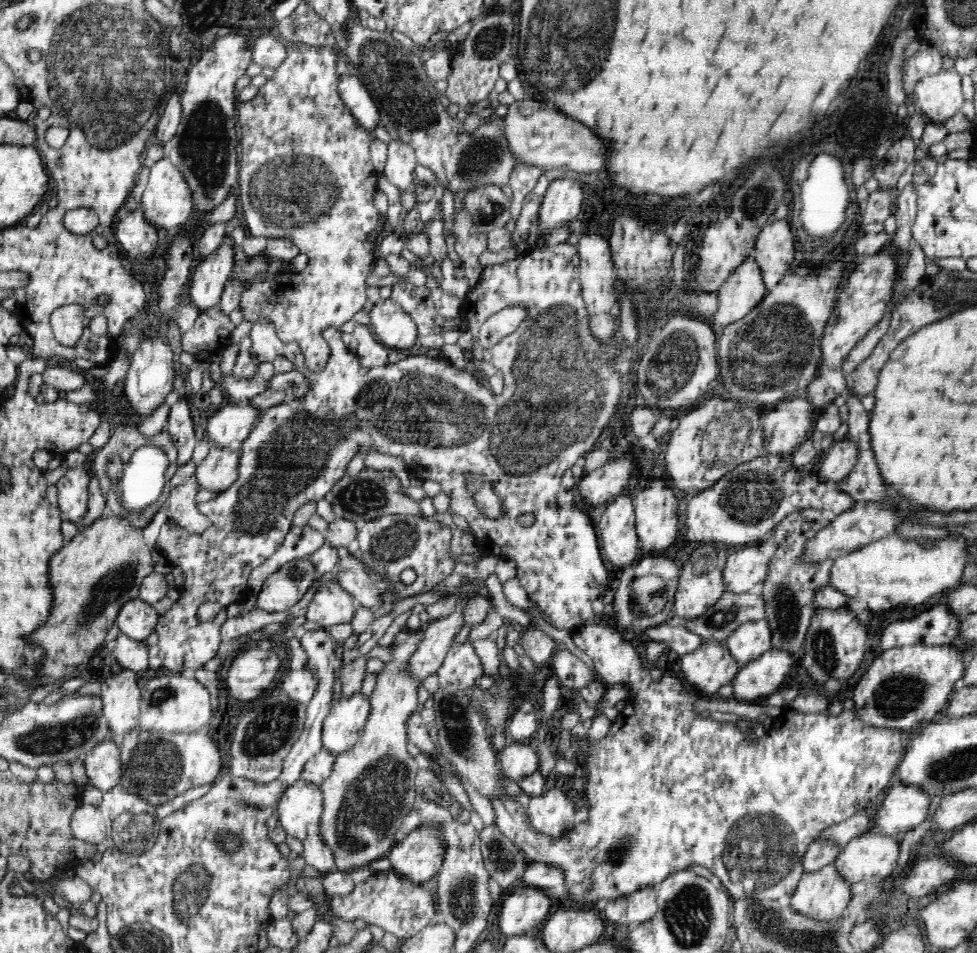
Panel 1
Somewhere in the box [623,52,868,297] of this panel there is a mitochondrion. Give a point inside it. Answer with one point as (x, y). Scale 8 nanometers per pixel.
(758, 196)

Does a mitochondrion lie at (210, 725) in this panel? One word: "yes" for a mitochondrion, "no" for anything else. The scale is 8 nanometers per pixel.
no

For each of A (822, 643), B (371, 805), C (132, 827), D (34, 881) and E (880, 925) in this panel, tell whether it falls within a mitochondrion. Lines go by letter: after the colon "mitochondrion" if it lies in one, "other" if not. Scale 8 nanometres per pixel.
A: mitochondrion
B: mitochondrion
C: mitochondrion
D: other
E: other

